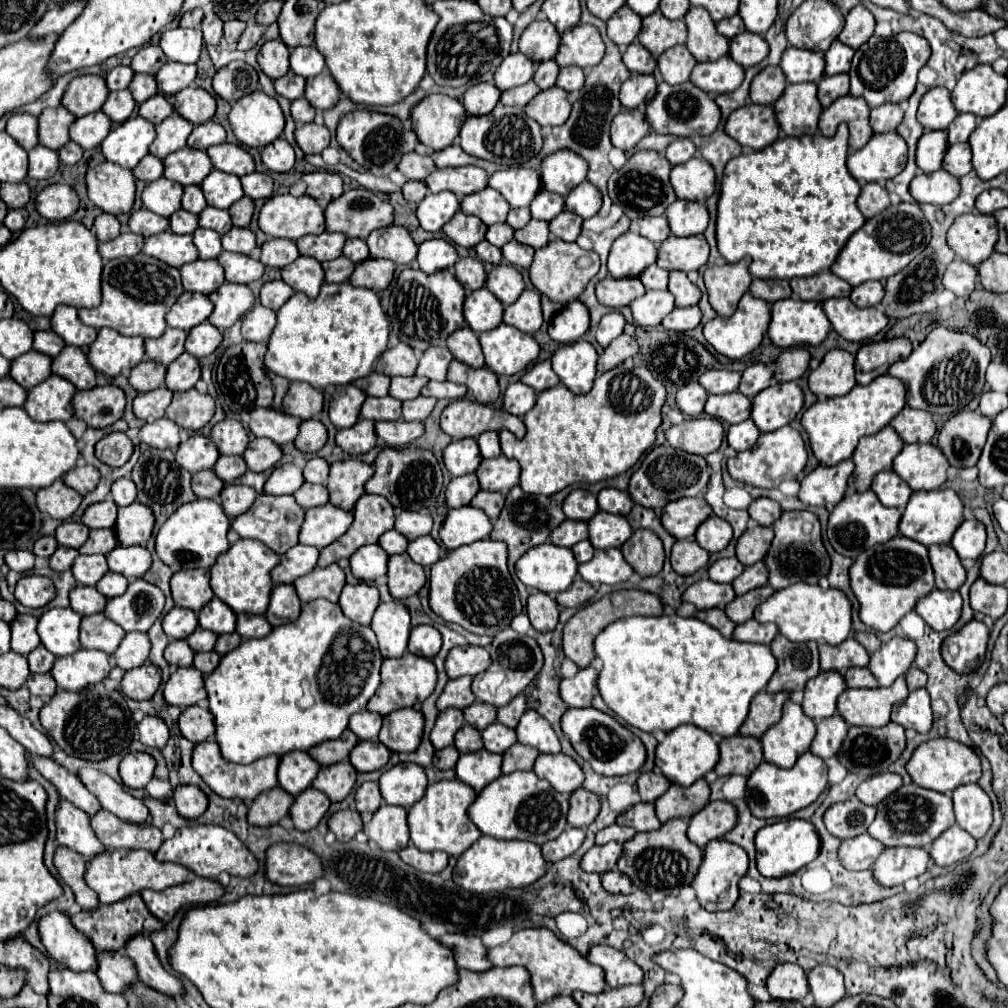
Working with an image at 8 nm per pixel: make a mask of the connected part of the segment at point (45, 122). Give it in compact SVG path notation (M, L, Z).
M65 106L43 110L39 116L39 144L51 150L63 148L69 142L69 126L73 120L75 116Z

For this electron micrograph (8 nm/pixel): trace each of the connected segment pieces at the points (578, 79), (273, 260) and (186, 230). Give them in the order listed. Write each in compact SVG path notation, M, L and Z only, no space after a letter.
M569 66L569 68L561 68L559 70L559 76L557 76L557 86L567 90L567 92L575 92L579 88L583 88L583 70L581 68L575 68L575 66Z
M269 238L261 246L261 262L265 266L285 268L295 258L299 258L299 250L297 250L297 244L293 240L287 240L287 238Z
M177 210L169 218L169 222L171 222L171 232L175 232L175 234L193 234L199 228L197 216L187 210Z

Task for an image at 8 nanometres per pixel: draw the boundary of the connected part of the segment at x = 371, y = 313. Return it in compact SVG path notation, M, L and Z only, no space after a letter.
M325 282L315 300L303 292L295 292L279 308L277 326L265 354L265 366L291 382L307 382L319 390L329 384L351 384L373 372L377 358L387 348L389 326L373 290L355 288L349 282Z

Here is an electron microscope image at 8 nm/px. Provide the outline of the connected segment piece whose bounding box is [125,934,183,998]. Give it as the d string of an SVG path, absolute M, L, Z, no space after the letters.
M137 934L133 936L127 944L125 944L125 952L127 956L135 962L135 970L137 970L137 978L159 990L159 992L165 992L169 996L175 996L179 998L183 994L183 986L181 982L171 976L159 962L155 950L153 950L153 944L149 940L149 936L143 936L143 934Z

